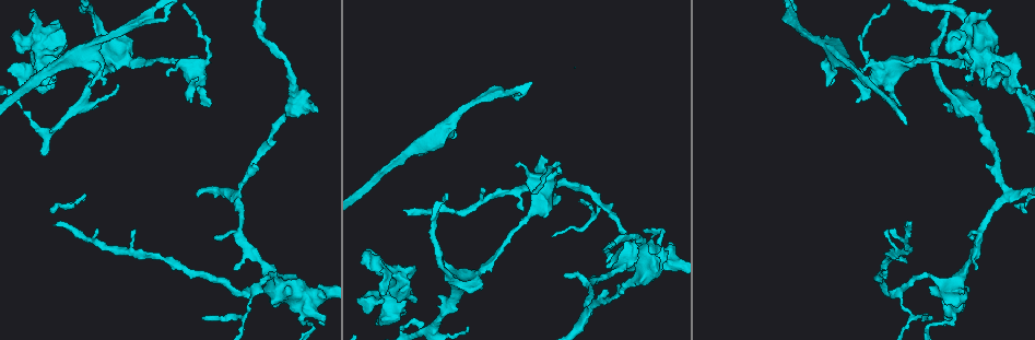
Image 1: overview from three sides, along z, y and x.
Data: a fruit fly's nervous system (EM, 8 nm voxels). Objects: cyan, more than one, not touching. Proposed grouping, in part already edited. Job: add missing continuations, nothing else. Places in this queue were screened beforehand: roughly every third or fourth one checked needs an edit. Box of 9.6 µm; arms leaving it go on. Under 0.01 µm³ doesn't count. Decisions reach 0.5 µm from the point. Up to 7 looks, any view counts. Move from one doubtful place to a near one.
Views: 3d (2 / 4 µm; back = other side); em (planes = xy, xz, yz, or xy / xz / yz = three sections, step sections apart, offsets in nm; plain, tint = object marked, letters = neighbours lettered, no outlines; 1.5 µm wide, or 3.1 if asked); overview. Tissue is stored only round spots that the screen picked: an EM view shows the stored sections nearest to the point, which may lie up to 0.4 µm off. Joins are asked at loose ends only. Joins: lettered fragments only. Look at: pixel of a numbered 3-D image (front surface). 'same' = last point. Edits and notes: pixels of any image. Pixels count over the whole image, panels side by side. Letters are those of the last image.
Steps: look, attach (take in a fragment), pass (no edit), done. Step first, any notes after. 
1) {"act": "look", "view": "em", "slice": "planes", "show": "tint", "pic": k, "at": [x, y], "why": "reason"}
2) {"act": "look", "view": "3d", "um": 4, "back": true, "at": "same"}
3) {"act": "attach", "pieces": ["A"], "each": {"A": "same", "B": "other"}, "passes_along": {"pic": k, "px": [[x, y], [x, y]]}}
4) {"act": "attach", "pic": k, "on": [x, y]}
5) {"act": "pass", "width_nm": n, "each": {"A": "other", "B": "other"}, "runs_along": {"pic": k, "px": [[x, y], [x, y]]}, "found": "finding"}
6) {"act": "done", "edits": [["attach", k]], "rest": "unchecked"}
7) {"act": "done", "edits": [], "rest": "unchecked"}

{"act": "look", "view": "em", "slice": "planes", "show": "letters", "pic": 1, "at": [967, 78], "why": "an open end"}

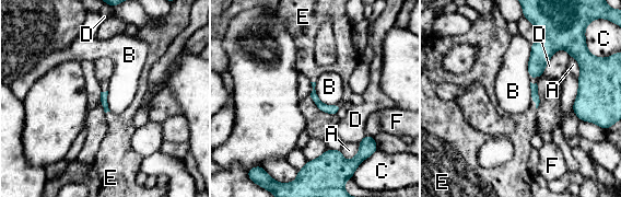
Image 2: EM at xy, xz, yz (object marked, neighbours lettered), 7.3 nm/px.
{"act": "attach", "pieces": ["E"], "each": {"A": "other", "B": "other", "C": "other", "D": "other", "E": "same", "F": "other"}, "found": "the neuron continues"}

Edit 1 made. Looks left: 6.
{"act": "look", "view": "overview"}

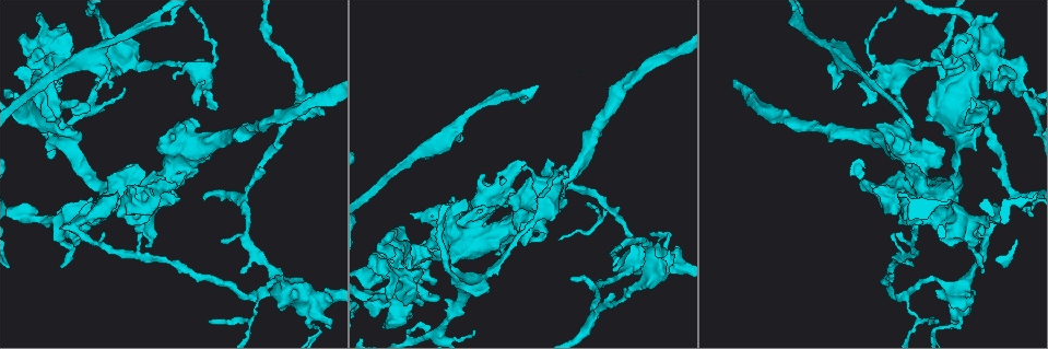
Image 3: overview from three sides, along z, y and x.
{"act": "look", "view": "3d", "um": 2, "pic": 3, "at": [173, 22], "why": "branch stops here"}

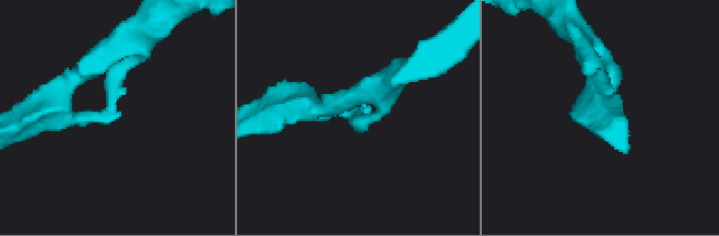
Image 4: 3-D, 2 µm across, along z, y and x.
{"act": "look", "view": "em", "slice": "planes", "show": "letters", "pic": 4, "at": [364, 110]}

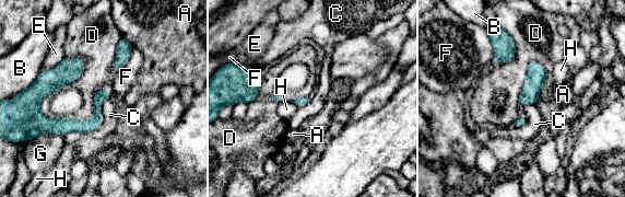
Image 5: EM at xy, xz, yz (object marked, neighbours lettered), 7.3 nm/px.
{"act": "pass", "longest_contact_nm": ["C", 300], "each": {"A": "other", "B": "other", "C": "other", "D": "other", "E": "other", "F": "other", "G": "other", "H": "other"}, "border": {"pic": 5, "px": [[497, 24], [515, 46], [502, 64]]}, "found": "no lettered fragment goes on from it"}

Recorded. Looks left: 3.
{"act": "look", "view": "3d", "um": 4, "back": true, "pic": 3, "at": [834, 90], "why": "free end"}

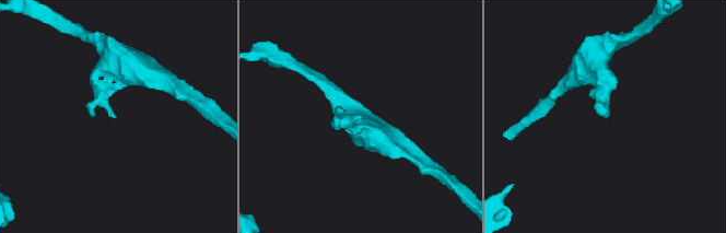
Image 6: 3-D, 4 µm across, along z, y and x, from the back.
{"act": "look", "view": "em", "slice": "planes", "show": "letters", "pic": 6, "at": [607, 116], "why": "now the EM"}

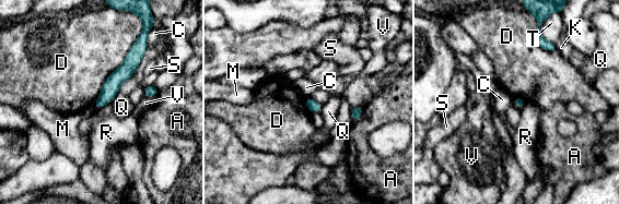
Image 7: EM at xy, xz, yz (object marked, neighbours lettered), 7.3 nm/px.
{"act": "pass", "longest_contact_nm": ["D", 600], "each": {"A": "other", "C": "other", "D": "other", "K": "other", "M": "other", "Q": "other", "R": "other", "S": "other", "T": "other", "V": "other"}, "runs_along": {"pic": 7, "px": [[140, 52], [97, 105]]}, "found": "no lettered fragment goes on from it"}

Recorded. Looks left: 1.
{"act": "done", "edits": [["attach", 2]], "rest": "unchecked"}

